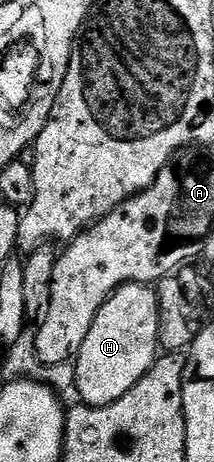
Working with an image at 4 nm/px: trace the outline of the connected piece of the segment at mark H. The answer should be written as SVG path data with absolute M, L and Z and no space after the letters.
M127 283L119 287L96 310L96 316L89 323L82 345L74 356L76 364L75 394L80 394L84 398L81 400L89 407L105 407L114 401L118 401L118 397L130 393L130 389L134 389L134 385L138 385L138 381L142 381L144 374L156 362L158 338L159 300L157 292L146 283Z

